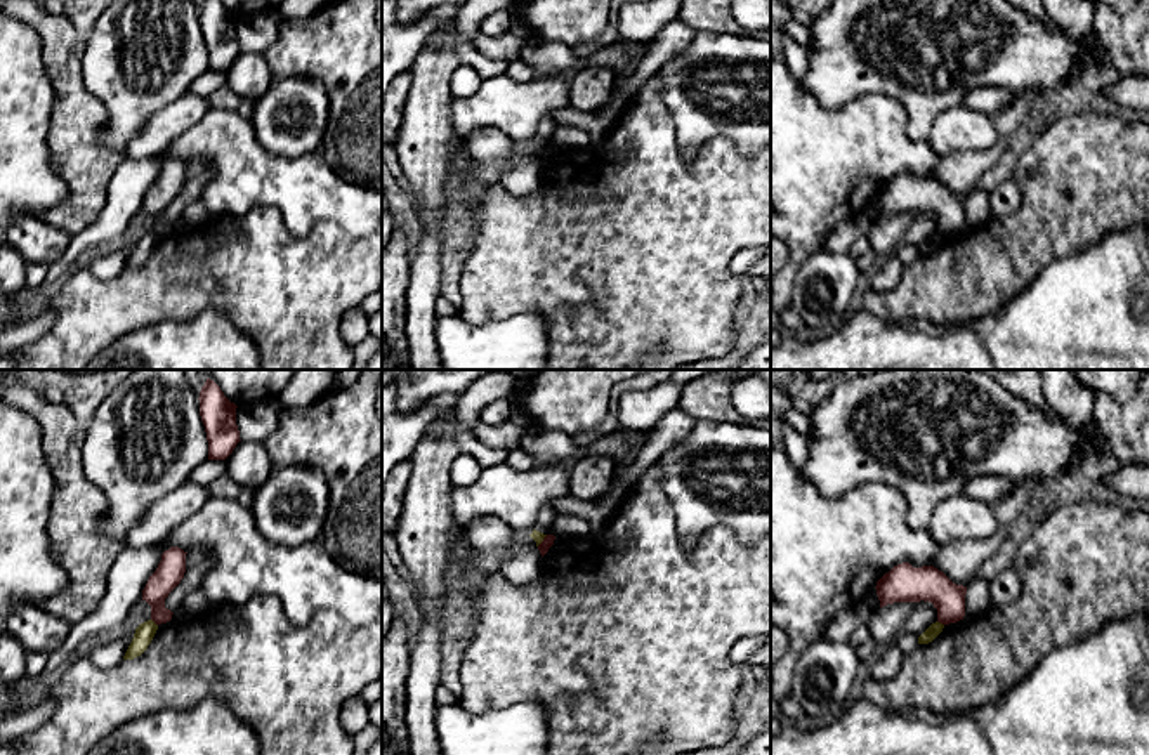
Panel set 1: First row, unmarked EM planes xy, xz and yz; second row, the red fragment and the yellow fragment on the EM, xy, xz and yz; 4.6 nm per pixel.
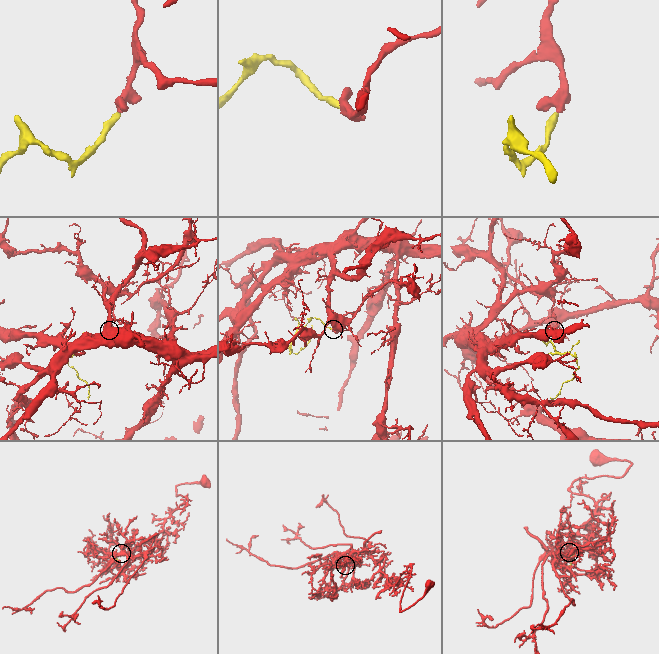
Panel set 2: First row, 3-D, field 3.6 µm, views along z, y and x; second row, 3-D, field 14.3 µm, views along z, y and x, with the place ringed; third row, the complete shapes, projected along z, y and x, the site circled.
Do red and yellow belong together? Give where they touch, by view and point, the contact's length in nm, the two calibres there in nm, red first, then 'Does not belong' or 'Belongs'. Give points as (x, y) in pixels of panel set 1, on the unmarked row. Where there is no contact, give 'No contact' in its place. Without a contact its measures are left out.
Touches red at xy (153, 231). Shared border 50 nm. Thickness 130 nm (red) against 90 nm. Does not belong

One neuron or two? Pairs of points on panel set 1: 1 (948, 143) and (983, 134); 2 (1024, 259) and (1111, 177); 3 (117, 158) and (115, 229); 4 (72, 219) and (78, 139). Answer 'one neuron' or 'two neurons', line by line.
1: one neuron
2: one neuron
3: two neurons
4: one neuron

